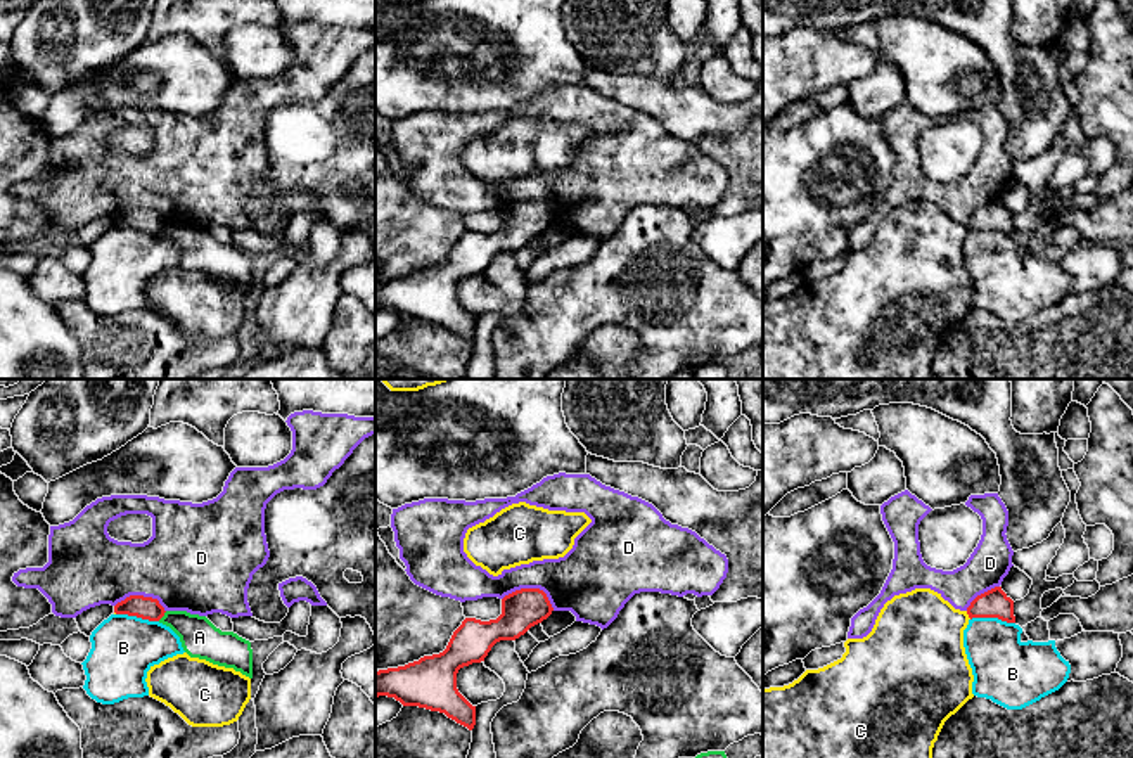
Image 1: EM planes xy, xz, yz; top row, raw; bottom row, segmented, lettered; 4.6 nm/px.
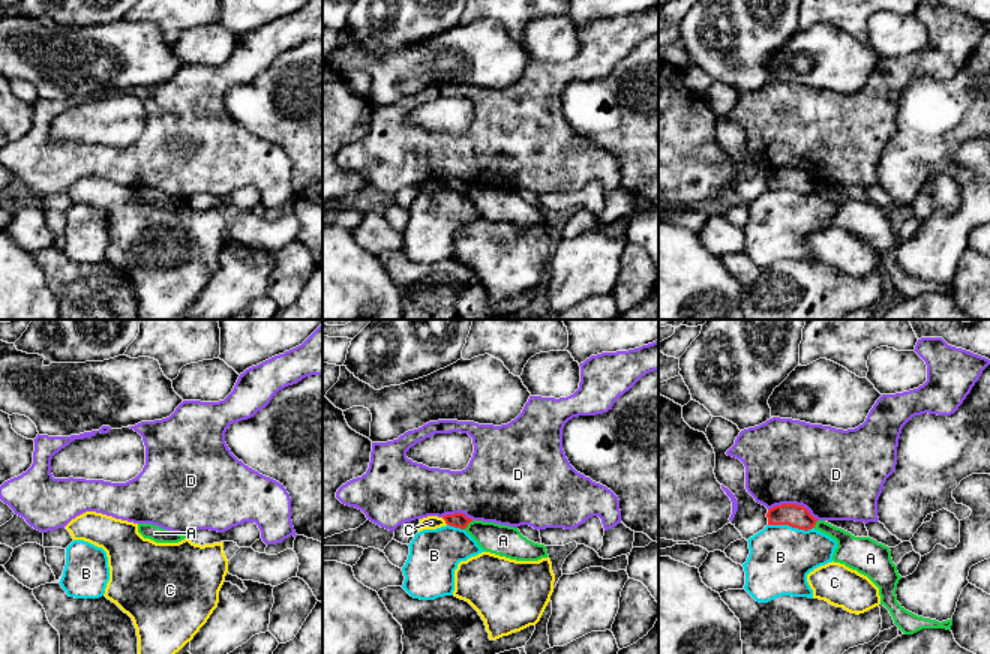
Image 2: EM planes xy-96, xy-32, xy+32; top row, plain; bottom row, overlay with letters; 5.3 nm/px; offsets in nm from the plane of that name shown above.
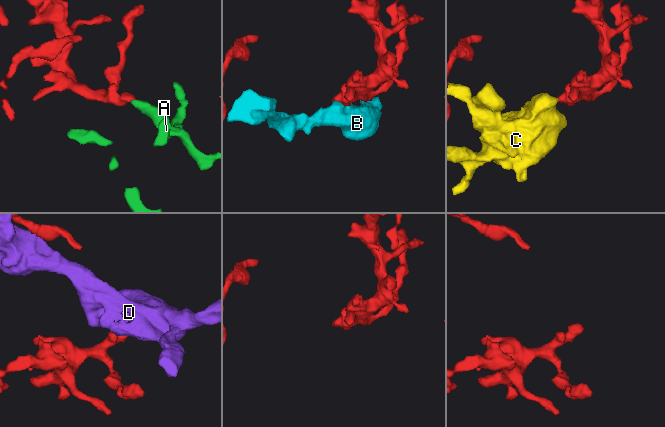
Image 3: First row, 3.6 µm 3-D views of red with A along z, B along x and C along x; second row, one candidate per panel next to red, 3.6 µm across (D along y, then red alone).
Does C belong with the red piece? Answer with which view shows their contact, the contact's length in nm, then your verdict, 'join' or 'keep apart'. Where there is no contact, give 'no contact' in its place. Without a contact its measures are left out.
contact in yz; length 50 nm; keep apart

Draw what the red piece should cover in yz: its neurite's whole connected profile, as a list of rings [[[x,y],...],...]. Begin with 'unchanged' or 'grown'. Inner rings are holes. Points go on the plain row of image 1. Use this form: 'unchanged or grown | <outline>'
unchanged | [[[995,199],[981,208],[977,208],[967,220],[969,230],[998,230],[1007,235],[1015,235],[1014,213],[1002,202]]]

